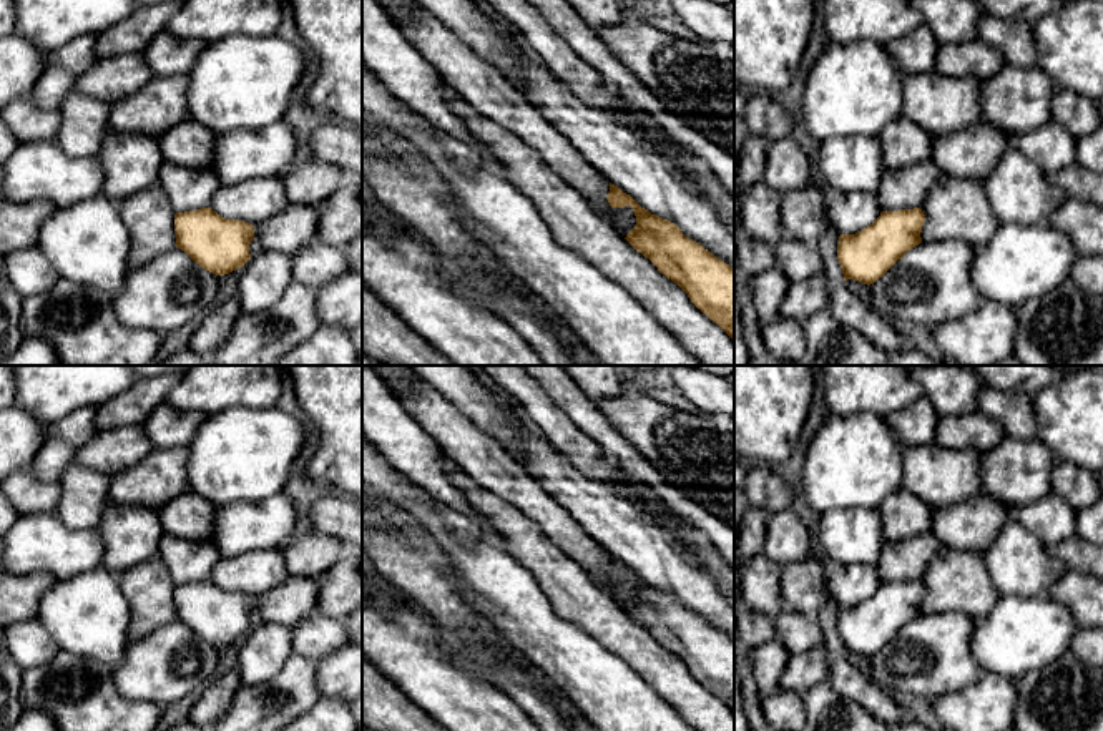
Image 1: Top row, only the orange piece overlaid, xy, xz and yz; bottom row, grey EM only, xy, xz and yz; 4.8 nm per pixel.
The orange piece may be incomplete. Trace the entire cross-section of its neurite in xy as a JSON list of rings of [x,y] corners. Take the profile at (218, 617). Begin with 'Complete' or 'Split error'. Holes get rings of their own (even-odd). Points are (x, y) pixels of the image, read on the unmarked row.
Complete. [[[211,580],[174,586],[176,620],[216,648],[229,646],[251,631],[252,600],[246,593],[226,591]]]

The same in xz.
Complete. [[[611,555],[606,572],[611,580],[633,580],[636,598],[625,611],[734,713],[734,640],[686,610],[674,595],[641,580]]]

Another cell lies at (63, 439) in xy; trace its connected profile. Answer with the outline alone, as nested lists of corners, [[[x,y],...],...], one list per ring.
[[[96,407],[78,409],[47,425],[43,447],[28,470],[43,482],[58,482],[78,450],[96,434]]]

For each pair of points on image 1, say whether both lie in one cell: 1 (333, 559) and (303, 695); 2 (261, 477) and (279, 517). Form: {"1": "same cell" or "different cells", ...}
{"1": "same cell", "2": "different cells"}

